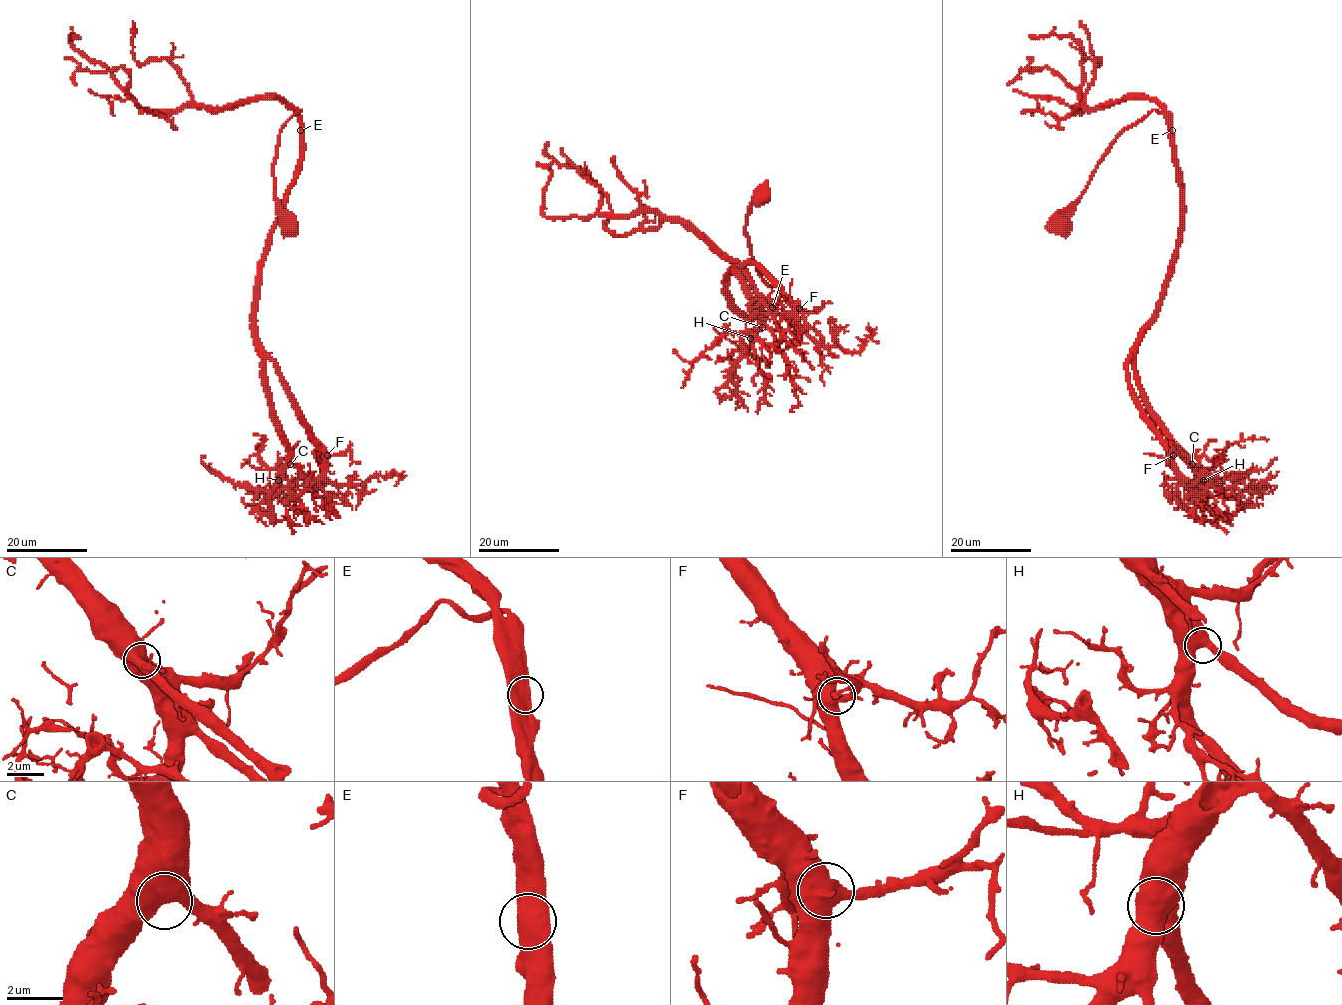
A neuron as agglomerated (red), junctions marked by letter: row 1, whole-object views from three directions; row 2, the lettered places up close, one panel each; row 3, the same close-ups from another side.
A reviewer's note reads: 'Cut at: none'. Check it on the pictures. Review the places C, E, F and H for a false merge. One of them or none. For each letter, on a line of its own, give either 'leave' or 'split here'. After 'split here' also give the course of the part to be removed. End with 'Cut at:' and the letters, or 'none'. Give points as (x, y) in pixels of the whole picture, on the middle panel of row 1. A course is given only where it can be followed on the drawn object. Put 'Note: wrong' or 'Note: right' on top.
Note: right
C: leave
E: leave
F: leave
H: leave
Cut at: none

